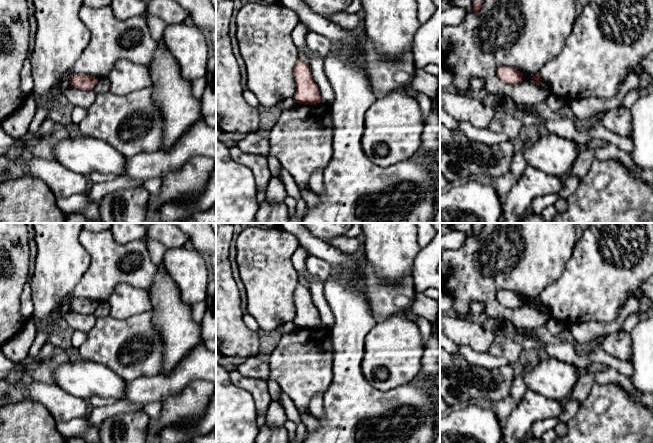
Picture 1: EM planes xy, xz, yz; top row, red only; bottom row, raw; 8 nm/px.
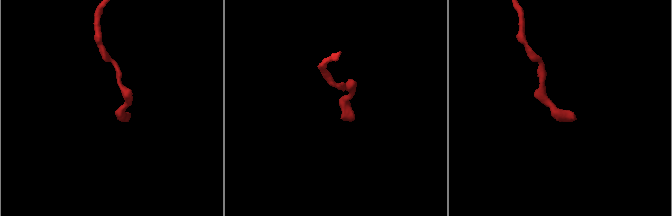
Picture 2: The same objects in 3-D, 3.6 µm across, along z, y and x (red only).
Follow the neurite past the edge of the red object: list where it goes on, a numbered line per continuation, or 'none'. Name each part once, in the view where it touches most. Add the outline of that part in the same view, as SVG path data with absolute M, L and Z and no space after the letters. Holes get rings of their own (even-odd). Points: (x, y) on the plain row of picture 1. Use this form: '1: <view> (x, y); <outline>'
none

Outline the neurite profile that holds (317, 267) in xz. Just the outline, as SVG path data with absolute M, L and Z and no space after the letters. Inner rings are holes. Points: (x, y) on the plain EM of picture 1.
M309 255L306 259L305 266L309 274L317 278L323 284L331 276L330 264L327 261L316 256Z

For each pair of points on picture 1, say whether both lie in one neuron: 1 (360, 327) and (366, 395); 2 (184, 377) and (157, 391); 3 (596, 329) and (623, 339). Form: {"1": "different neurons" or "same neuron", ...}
{"1": "same neuron", "2": "same neuron", "3": "different neurons"}

